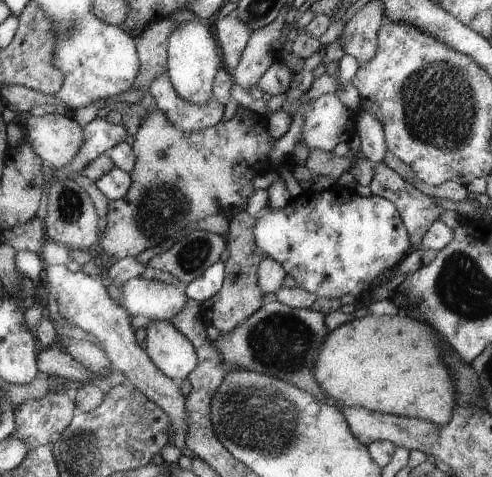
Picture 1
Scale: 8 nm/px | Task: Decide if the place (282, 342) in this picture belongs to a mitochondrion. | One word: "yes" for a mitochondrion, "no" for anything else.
yes

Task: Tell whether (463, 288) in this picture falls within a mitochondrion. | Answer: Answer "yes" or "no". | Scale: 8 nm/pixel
yes

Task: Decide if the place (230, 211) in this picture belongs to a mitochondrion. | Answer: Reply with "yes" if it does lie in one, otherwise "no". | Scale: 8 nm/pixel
no

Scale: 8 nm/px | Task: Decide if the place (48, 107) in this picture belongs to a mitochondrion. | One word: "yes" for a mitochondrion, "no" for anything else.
no

